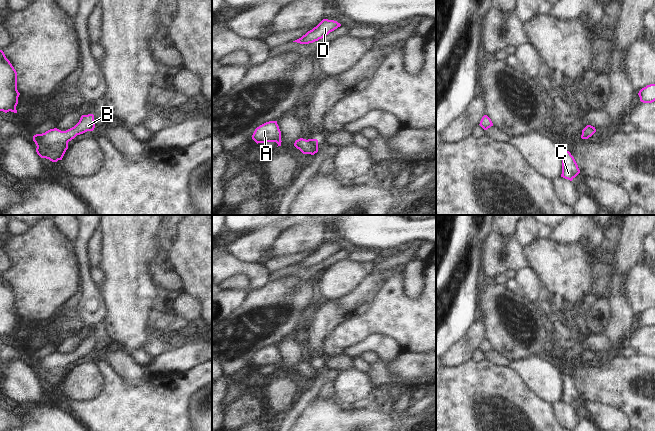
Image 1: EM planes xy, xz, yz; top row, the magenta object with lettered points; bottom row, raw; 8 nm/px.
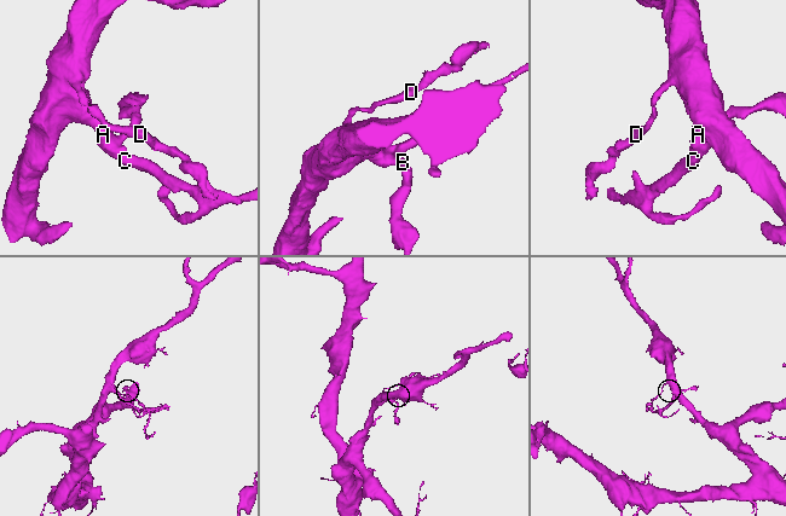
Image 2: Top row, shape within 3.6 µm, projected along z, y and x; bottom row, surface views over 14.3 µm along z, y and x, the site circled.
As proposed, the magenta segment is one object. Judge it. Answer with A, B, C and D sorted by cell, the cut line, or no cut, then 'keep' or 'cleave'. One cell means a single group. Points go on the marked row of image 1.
groups A B C D; cut none; keep

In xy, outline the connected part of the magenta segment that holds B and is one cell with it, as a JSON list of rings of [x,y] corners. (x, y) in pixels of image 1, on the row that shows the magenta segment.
[[[88,114],[82,115],[79,122],[66,131],[54,128],[45,133],[36,134],[33,136],[33,141],[37,146],[36,152],[41,158],[49,159],[52,162],[62,160],[68,149],[68,142],[77,135],[93,131],[94,128],[94,115]]]

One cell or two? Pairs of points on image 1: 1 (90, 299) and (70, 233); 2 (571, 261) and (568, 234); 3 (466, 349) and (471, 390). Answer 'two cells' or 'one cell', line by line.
1: two cells
2: two cells
3: two cells

